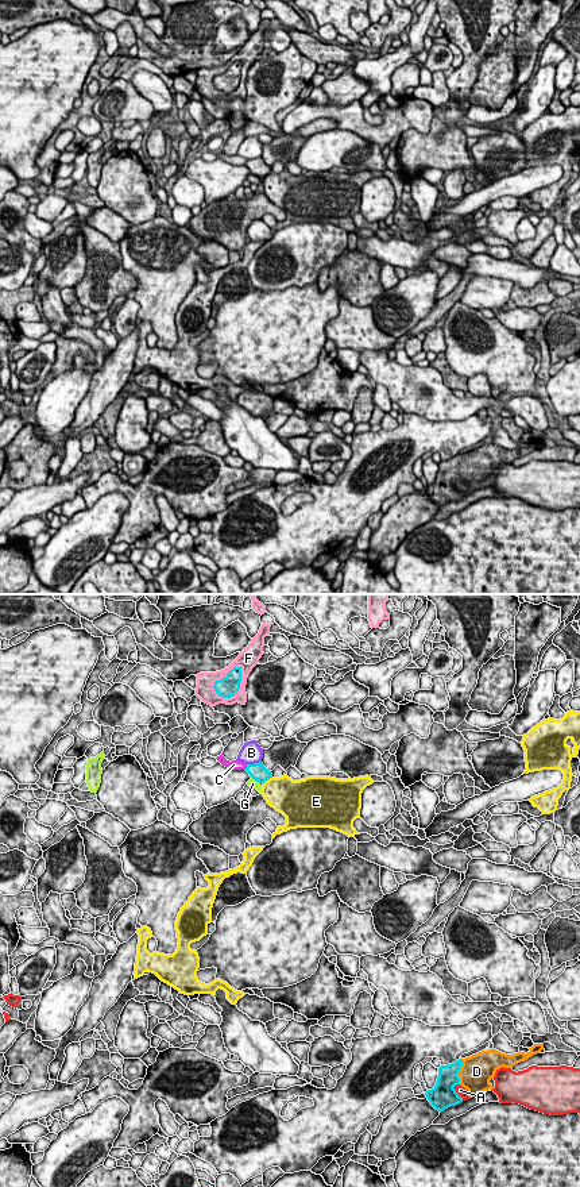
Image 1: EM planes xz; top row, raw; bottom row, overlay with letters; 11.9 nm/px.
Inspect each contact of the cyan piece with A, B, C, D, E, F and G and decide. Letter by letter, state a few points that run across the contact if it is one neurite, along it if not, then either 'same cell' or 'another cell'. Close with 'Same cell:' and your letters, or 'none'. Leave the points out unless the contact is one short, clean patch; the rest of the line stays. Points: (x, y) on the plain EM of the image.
A: another cell
B: another cell
C: another cell
D: same cell
E: another cell
F: another cell
G: another cell
Same cell: D

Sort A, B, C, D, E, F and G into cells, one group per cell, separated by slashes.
A / B / C / D / E / F / G

